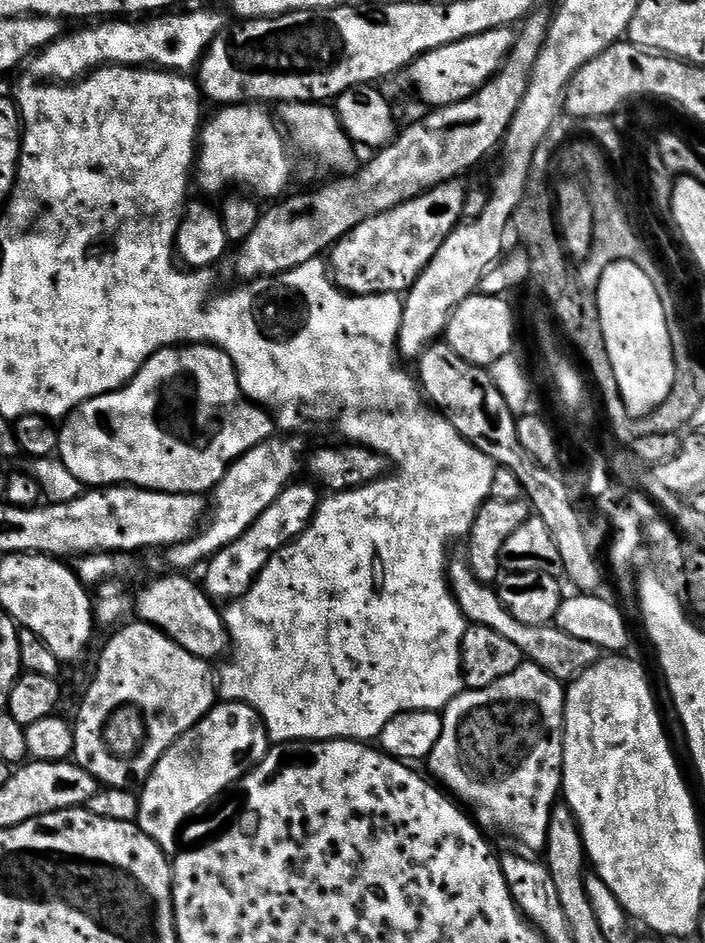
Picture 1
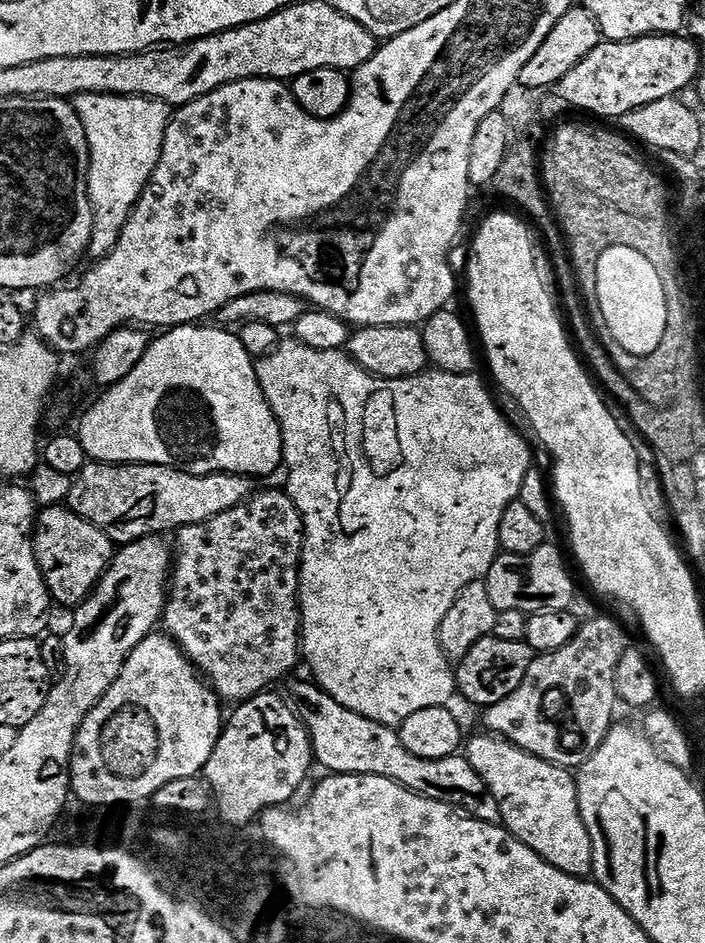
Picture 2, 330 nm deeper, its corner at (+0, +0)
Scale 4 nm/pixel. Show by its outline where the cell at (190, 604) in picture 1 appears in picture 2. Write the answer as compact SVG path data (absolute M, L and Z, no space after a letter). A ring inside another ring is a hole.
M311 679L295 680L291 681L293 684L286 691L286 696L296 711L297 718L308 731L315 763L319 767L321 764L325 773L390 778L420 796L459 806L475 820L487 824L501 823L498 802L494 799L494 794L490 794L490 786L482 782L478 770L470 766L467 755L457 754L437 760L418 758L418 754L410 754L410 750L402 746L400 733L395 727L362 718L362 714L354 714L354 710L346 710L346 706L330 698L330 694L326 694Z

